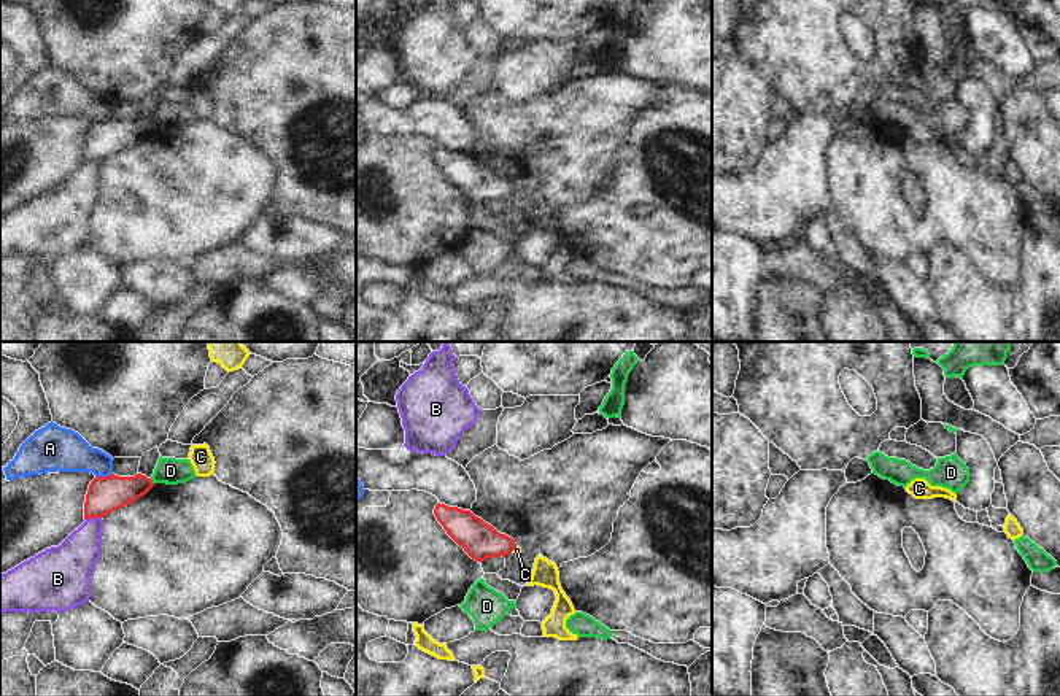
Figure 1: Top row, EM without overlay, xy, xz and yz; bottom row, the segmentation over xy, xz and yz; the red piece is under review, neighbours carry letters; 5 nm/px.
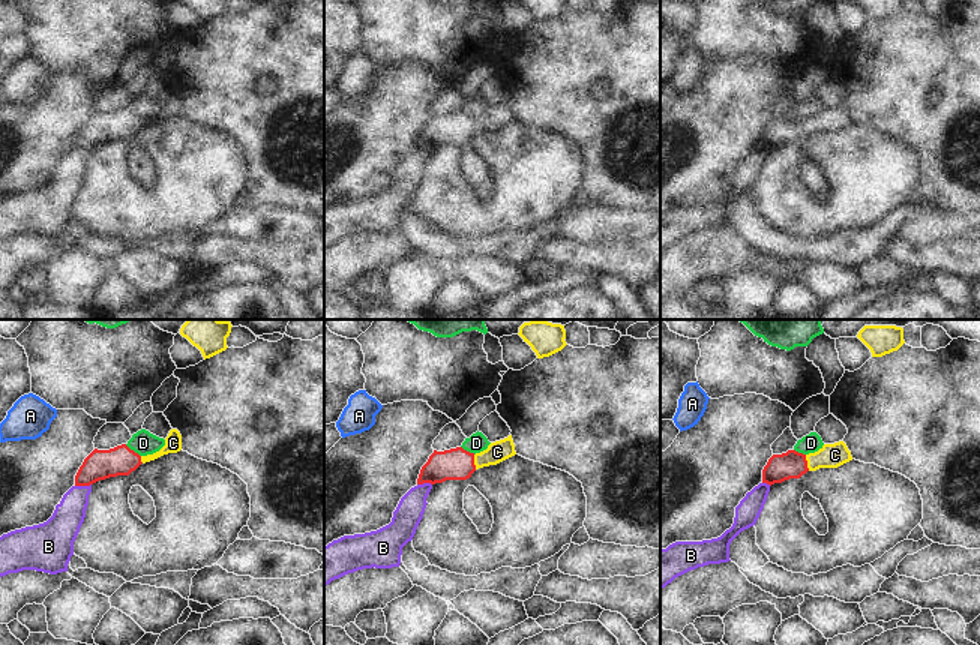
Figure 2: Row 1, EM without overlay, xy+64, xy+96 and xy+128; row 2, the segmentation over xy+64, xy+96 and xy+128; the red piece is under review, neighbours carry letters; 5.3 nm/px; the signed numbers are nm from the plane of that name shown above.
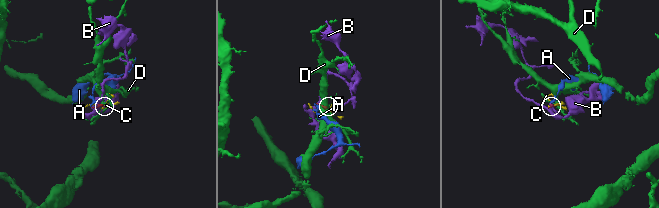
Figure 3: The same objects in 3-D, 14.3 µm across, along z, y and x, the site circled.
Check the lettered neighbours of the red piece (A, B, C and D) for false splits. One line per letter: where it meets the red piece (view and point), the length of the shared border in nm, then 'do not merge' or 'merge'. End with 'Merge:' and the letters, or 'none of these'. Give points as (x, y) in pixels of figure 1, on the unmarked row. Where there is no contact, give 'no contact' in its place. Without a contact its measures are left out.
A: contact xy (104, 121); length 90 nm; do not merge
B: contact xy (92, 161); length 80 nm; do not merge
C: contact xz (514, 193); length 40 nm; merge
D: contact xy (151, 126); length 40 nm; do not merge
Merge: C

